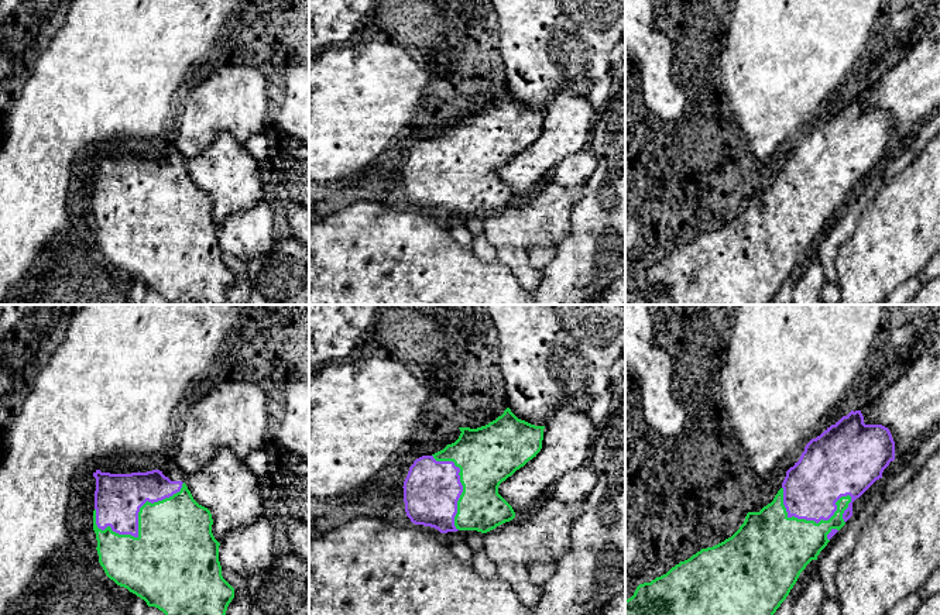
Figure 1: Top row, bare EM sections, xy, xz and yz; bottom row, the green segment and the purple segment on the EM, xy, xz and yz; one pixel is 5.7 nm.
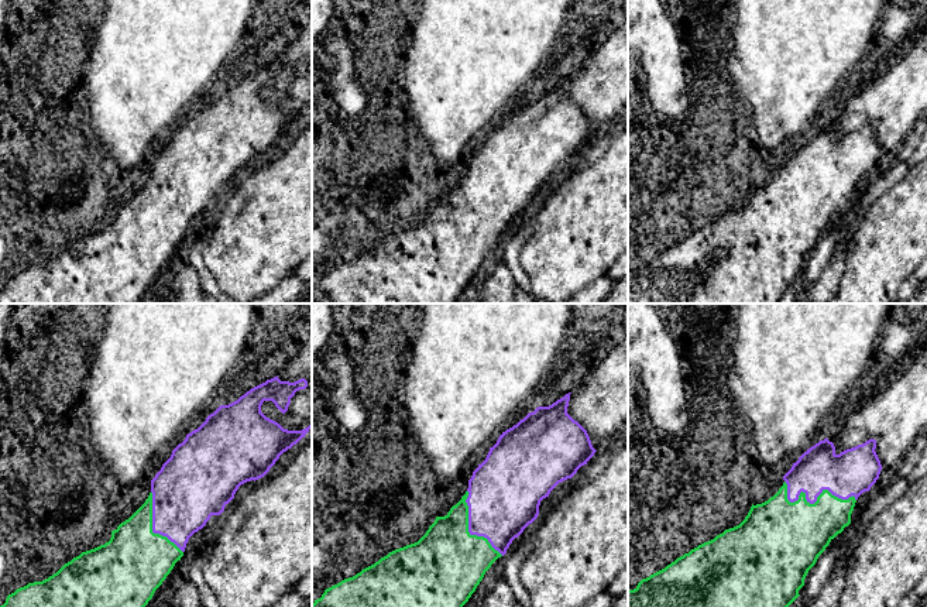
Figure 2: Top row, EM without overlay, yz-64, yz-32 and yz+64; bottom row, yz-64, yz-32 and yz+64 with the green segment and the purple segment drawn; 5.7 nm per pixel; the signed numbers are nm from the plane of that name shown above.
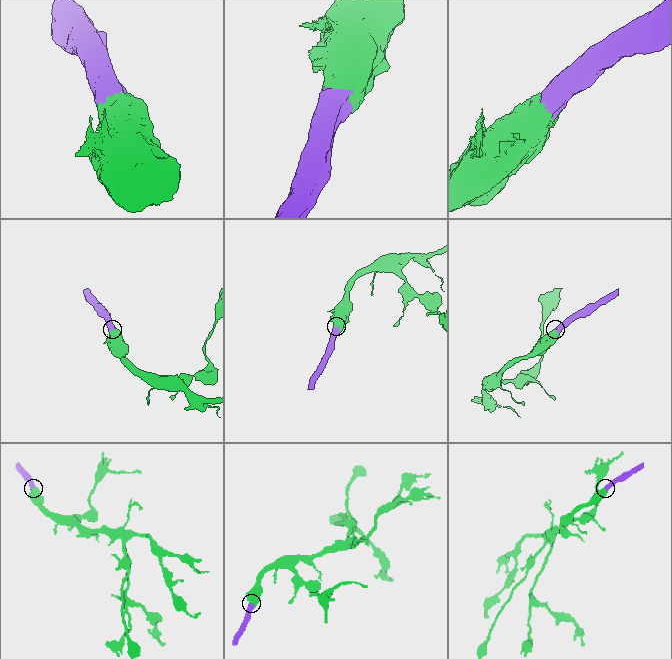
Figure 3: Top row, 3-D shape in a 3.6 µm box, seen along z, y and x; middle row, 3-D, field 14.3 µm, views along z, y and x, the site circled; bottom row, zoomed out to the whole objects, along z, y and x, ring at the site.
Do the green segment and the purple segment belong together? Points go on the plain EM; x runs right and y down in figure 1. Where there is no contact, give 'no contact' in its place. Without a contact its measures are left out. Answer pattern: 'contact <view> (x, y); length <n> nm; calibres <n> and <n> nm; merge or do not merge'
contact xy (139, 203); length 550 nm; calibres 440 and 280 nm; merge

